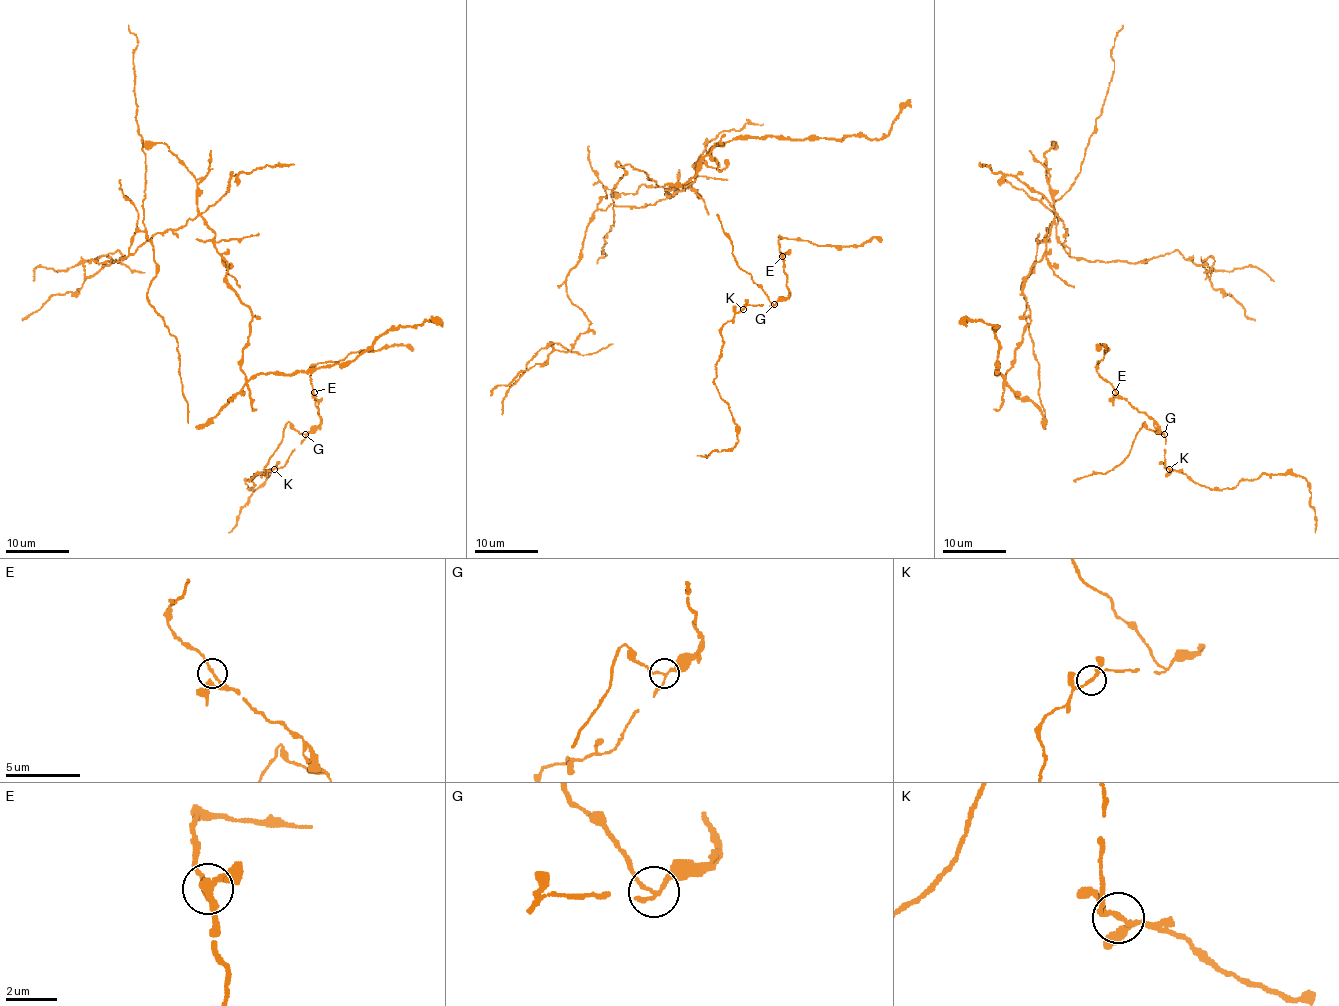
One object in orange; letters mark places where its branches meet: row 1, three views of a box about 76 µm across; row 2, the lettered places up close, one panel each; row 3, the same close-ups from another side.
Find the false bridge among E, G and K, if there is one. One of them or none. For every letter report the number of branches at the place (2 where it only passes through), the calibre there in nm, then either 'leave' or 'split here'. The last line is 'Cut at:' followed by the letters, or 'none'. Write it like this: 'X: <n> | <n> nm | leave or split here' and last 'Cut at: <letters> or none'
E: 3 | 160 nm | leave
G: 3 | 140 nm | split here
K: 3 | 150 nm | leave
Cut at: G

